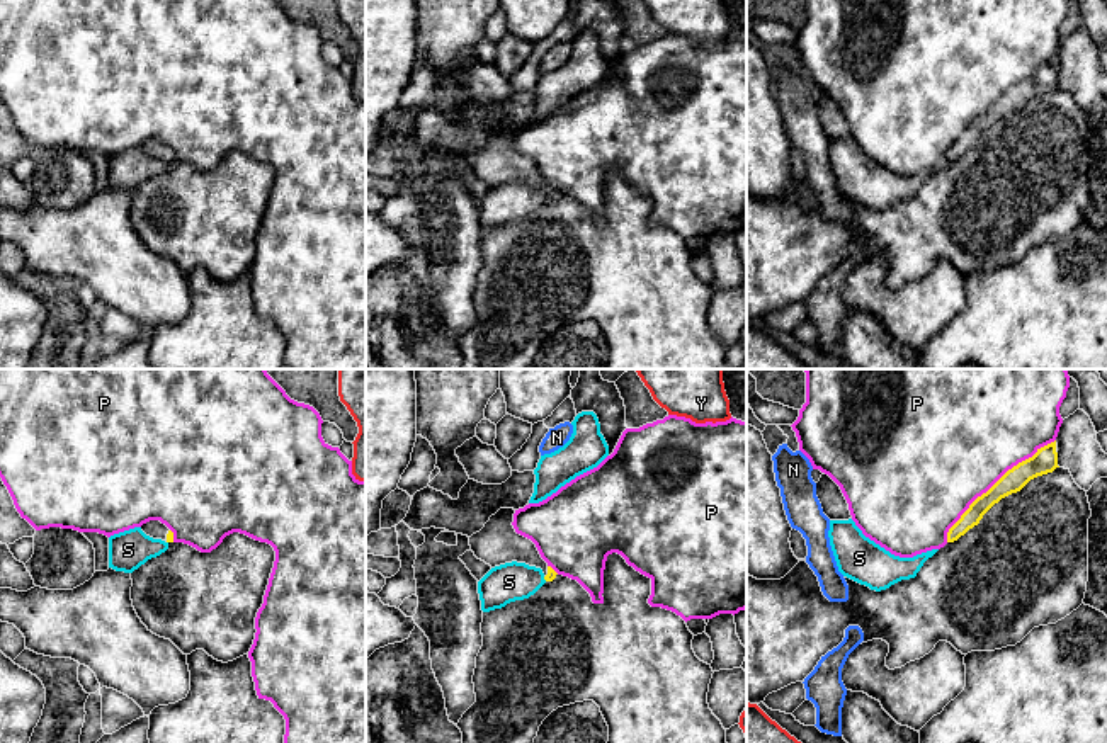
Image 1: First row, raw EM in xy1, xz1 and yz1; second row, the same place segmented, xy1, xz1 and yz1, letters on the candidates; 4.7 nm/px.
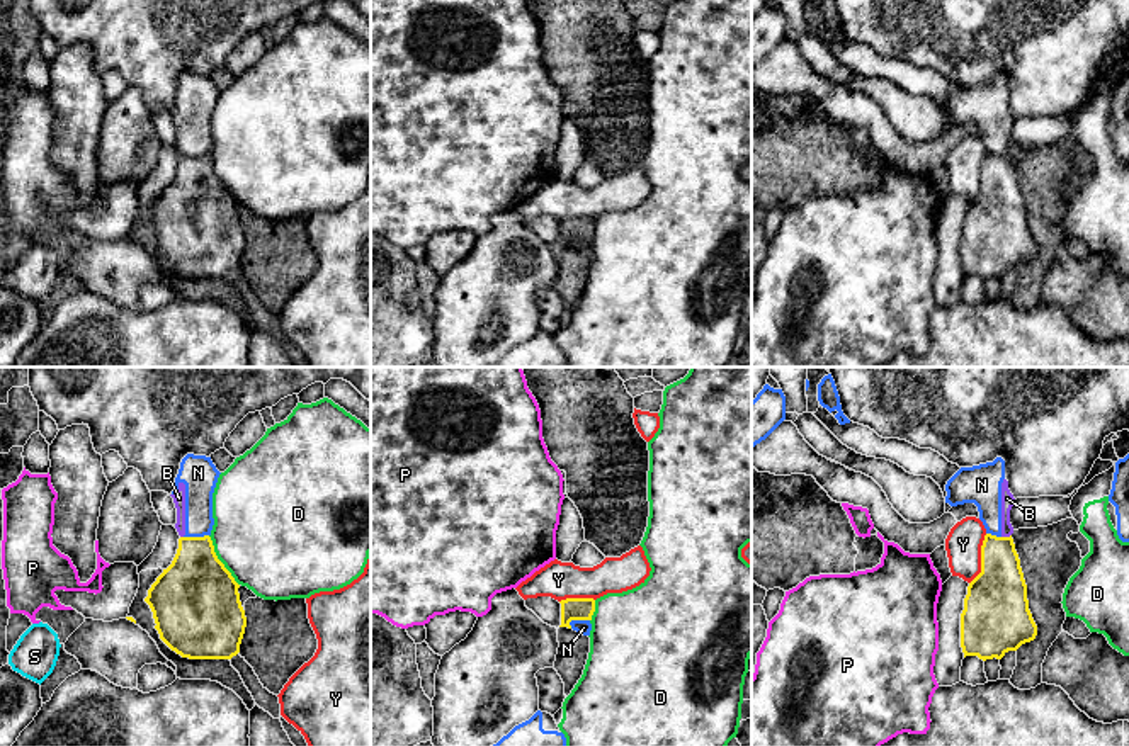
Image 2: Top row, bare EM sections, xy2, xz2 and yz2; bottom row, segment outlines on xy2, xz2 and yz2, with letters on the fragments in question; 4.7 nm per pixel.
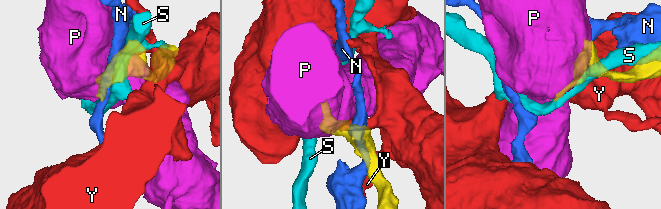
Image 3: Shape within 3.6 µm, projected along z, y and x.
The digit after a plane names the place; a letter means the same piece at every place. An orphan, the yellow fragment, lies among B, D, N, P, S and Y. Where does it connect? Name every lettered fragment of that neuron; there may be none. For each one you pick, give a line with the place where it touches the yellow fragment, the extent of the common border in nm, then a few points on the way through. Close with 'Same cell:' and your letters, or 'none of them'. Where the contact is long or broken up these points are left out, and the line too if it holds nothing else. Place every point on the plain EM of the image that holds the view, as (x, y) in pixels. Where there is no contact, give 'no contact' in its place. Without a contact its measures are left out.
Same cell: none of them

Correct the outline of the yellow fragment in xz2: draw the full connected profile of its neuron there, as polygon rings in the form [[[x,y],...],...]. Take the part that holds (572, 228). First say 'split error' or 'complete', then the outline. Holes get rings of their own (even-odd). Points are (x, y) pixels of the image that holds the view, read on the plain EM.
complete | [[[566,218],[561,219],[561,245],[571,248],[571,240],[592,240],[595,231],[593,218]]]

